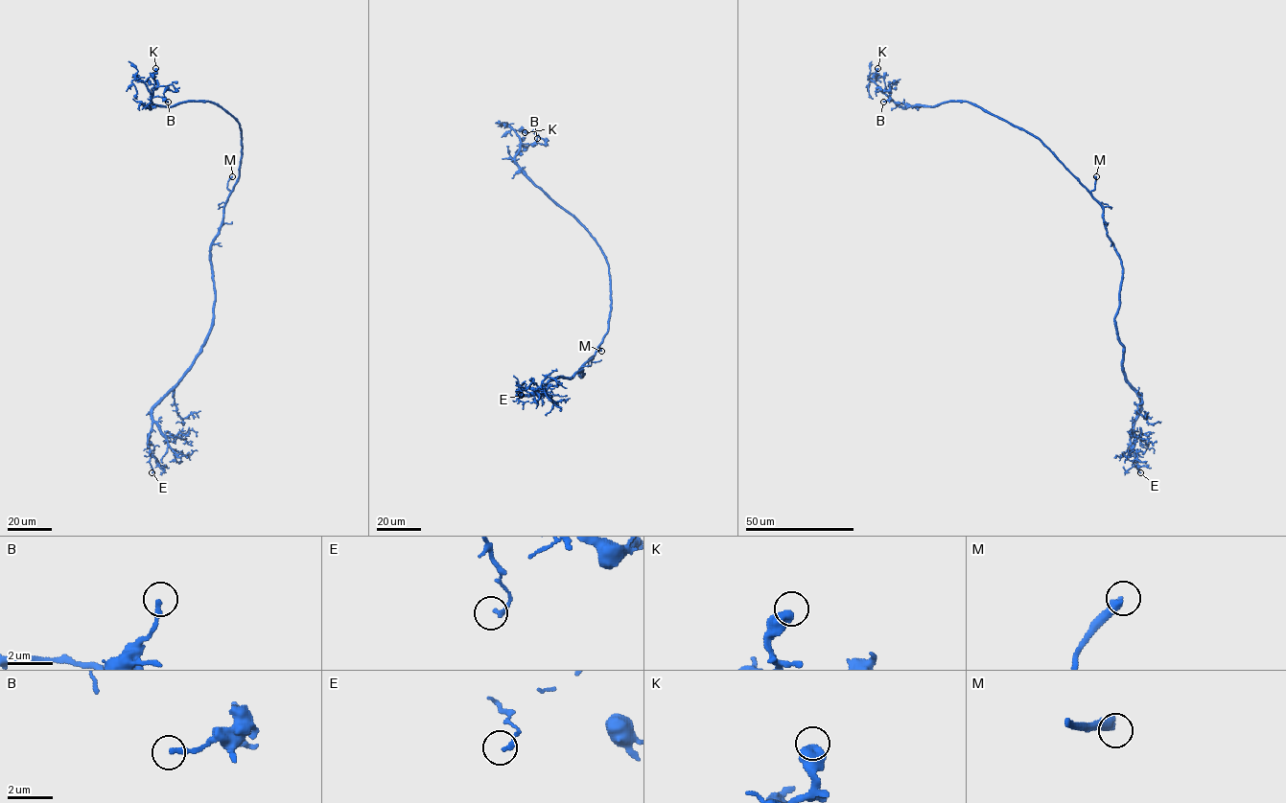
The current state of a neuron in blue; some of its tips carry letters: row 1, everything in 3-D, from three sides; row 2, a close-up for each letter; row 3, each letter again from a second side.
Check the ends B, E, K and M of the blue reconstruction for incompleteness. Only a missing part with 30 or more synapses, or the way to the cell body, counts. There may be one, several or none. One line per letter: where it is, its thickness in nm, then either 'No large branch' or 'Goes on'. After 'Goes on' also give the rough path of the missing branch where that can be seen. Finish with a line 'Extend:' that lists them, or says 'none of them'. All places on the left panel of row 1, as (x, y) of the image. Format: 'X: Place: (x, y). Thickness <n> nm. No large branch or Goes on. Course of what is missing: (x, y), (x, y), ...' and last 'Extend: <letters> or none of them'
B: Place: (168, 102). Thickness 240 nm. No large branch
E: Place: (151, 472). Thickness 200 nm. No large branch
K: Place: (155, 68). Thickness 600 nm. No large branch
M: Place: (232, 176). Thickness 440 nm. Goes on
Extend: M

